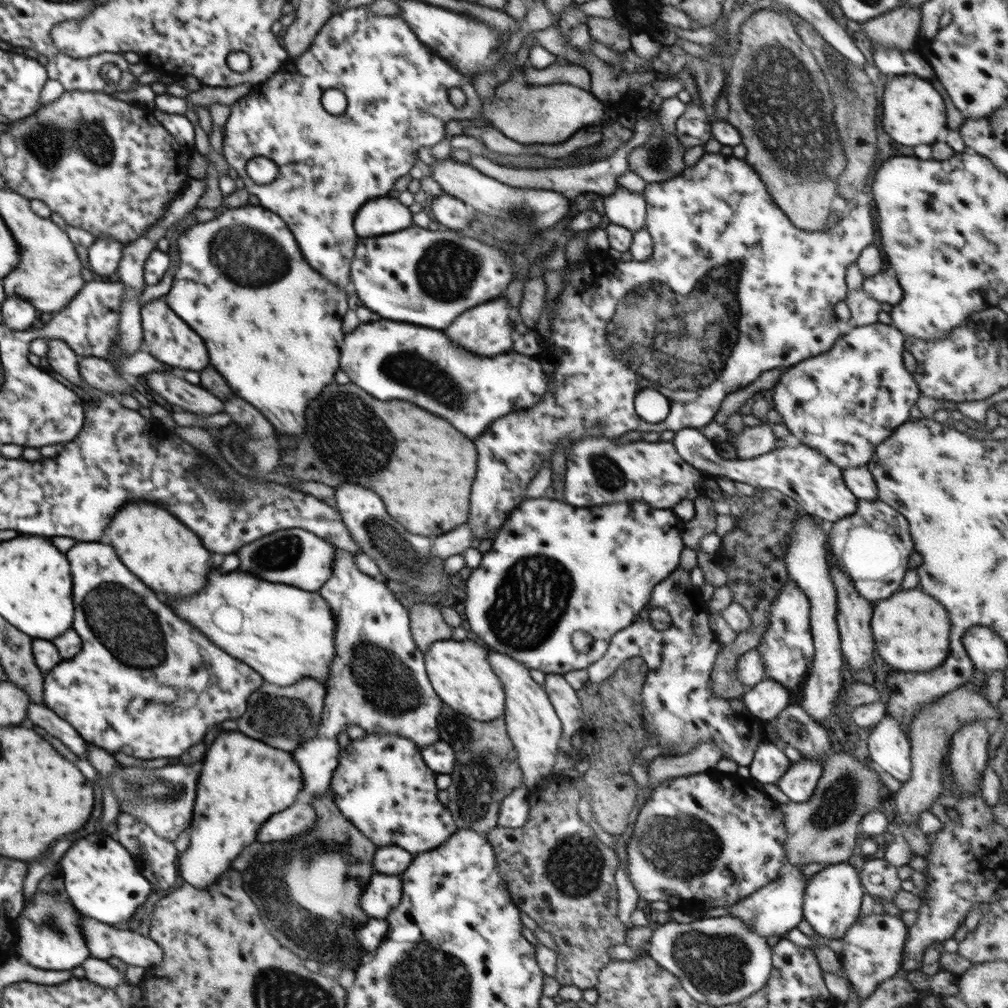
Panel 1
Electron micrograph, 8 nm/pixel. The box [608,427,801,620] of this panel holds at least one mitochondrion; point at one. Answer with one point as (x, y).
(755, 573)

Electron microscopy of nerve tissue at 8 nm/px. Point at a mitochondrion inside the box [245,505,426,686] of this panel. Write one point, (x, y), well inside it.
(282, 552)

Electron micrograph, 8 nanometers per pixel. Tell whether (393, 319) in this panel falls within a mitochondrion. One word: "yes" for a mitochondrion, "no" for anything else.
no

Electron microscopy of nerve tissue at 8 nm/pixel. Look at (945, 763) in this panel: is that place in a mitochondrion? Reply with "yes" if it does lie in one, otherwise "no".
no

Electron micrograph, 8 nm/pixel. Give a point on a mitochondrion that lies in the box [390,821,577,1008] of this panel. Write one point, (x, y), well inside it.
(428, 972)

